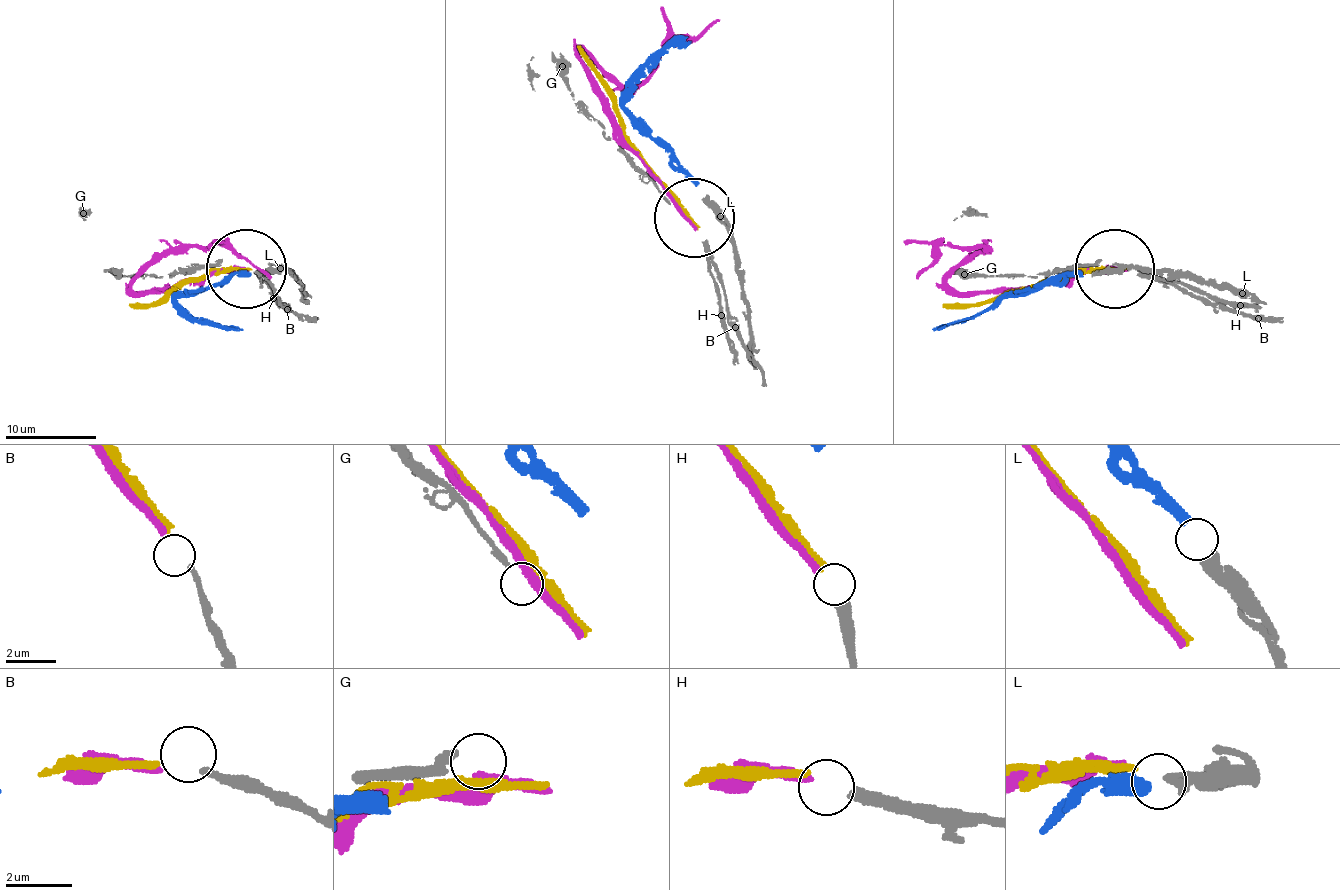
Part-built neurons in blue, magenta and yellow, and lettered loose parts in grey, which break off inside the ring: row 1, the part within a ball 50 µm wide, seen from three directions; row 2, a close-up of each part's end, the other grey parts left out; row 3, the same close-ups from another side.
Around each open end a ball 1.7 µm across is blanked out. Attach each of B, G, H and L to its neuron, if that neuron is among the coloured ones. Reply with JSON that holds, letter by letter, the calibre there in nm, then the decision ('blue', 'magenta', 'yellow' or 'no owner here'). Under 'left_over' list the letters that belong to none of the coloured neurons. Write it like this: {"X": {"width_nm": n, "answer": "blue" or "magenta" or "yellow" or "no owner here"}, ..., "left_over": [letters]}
{"B": {"width_nm": 200, "answer": "yellow"}, "G": {"width_nm": 240, "answer": "no owner here"}, "H": {"width_nm": 280, "answer": "magenta"}, "L": {"width_nm": 360, "answer": "blue"}, "left_over": ["G"]}

